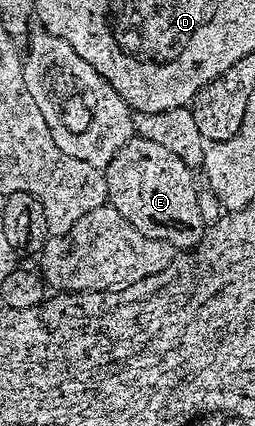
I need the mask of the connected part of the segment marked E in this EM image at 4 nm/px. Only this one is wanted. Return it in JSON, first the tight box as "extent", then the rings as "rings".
{"extent":[103,137,207,253],"rings":[[[140,137],[129,140],[103,169],[109,198],[107,203],[148,238],[165,241],[178,252],[188,253],[205,236],[207,222],[201,216],[194,172],[179,157]]]}

